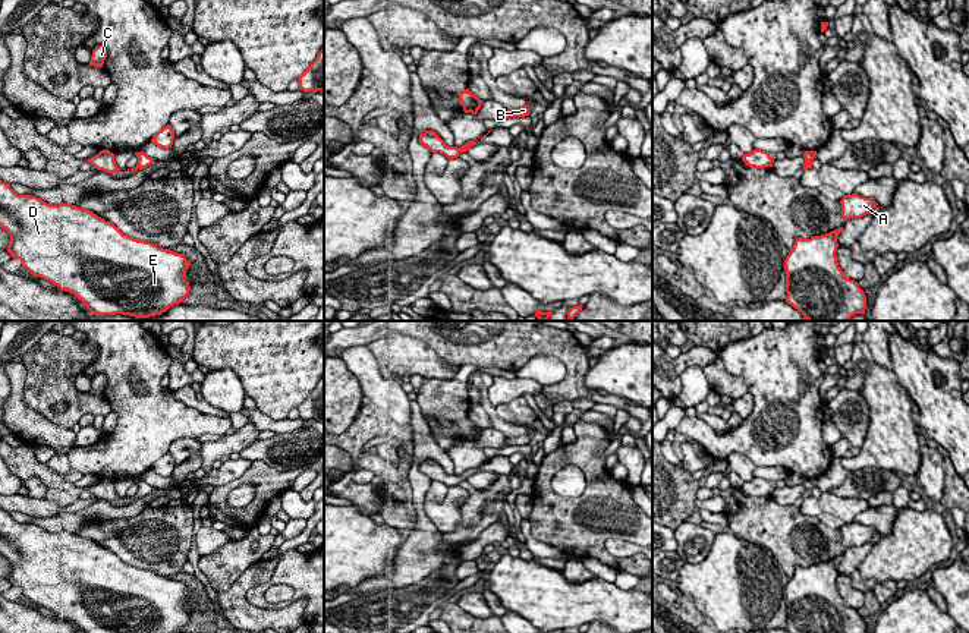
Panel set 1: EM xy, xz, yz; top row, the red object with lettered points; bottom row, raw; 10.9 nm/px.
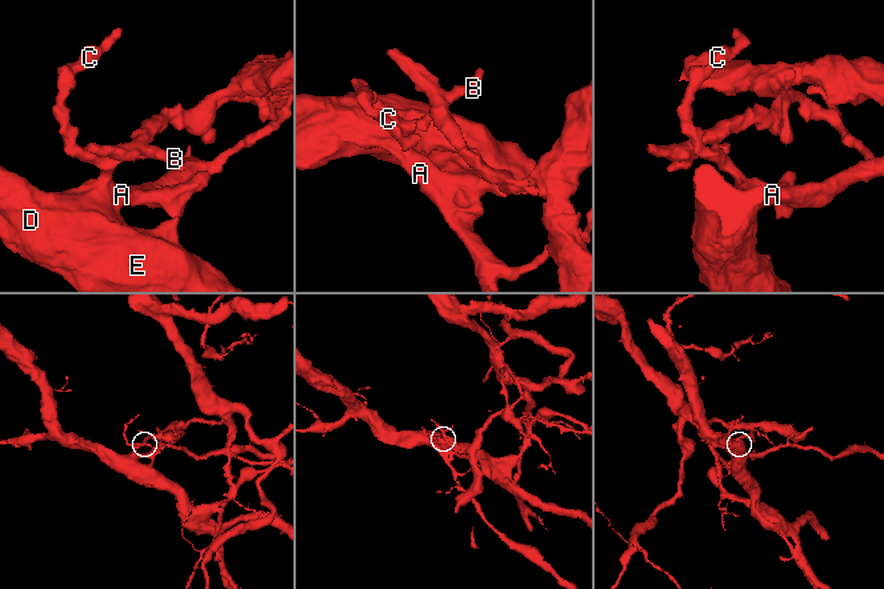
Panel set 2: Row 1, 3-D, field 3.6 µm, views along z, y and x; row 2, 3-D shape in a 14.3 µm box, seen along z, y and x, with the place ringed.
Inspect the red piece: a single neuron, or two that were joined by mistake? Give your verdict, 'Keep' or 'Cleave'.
Cleave

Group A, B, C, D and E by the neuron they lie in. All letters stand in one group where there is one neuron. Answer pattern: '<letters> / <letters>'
A C D E / B

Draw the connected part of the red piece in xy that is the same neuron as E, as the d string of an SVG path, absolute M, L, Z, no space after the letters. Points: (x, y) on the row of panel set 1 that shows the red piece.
M0 180L0 227L10 236L7 252L21 259L34 277L41 277L60 290L73 293L94 315L129 315L150 318L179 305L191 292L185 280L191 261L185 255L158 248L145 240L123 234L113 223L89 210L72 204L47 204L32 195L18 195L9 183Z

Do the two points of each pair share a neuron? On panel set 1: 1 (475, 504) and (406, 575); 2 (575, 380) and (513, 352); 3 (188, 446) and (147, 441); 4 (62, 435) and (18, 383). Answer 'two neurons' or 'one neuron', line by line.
1: two neurons
2: one neuron
3: two neurons
4: one neuron

